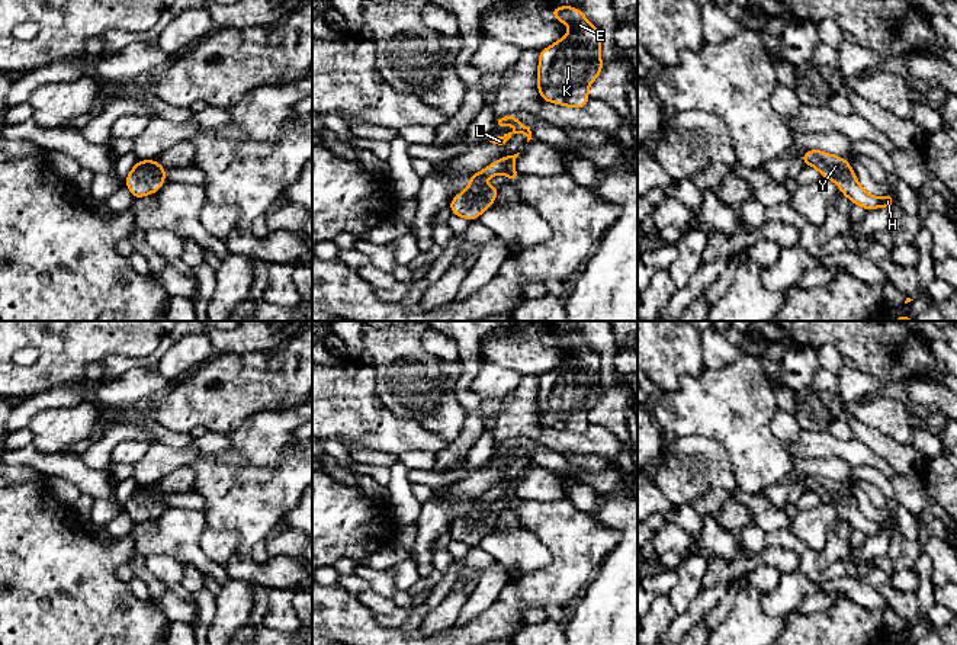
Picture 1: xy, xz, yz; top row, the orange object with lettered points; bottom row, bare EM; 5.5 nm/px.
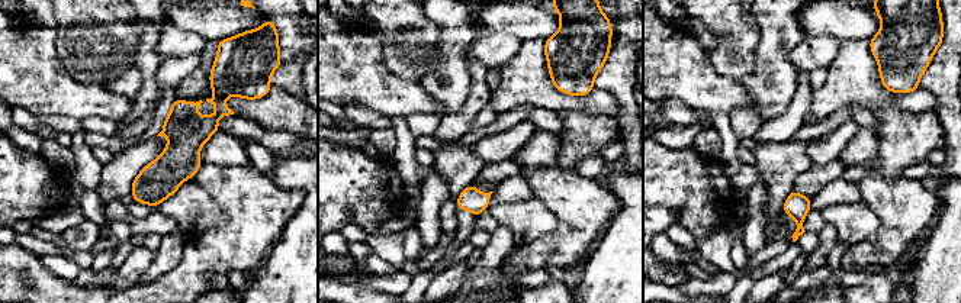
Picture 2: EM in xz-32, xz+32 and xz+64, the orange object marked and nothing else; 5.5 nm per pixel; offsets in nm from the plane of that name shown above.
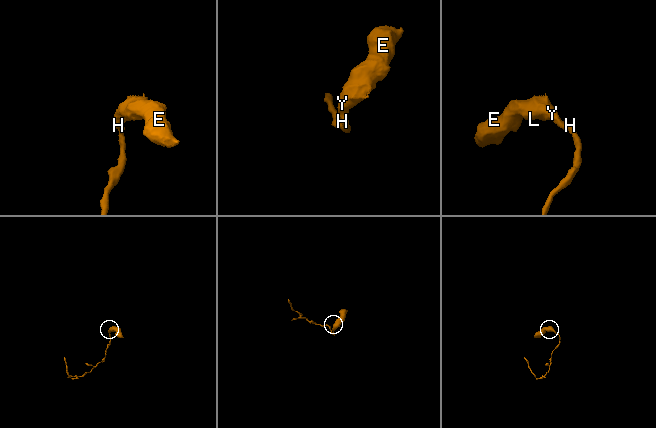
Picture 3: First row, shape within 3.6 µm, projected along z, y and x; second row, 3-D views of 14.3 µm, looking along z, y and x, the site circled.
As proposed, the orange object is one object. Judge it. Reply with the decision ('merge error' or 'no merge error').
no merge error

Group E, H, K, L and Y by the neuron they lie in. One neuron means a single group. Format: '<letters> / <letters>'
E H K L Y

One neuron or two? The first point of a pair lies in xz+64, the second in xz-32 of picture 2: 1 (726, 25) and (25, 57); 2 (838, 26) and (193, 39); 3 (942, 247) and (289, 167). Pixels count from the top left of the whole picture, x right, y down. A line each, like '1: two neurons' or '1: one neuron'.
1: two neurons
2: two neurons
3: one neuron

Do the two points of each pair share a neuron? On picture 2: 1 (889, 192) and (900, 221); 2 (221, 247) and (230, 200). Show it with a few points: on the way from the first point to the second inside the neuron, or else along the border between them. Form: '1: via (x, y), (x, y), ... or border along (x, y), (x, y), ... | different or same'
1: via (894, 199), (900, 205), (900, 213) | same
2: via (232, 235), (234, 212) | same

